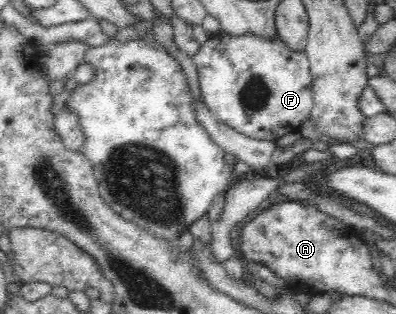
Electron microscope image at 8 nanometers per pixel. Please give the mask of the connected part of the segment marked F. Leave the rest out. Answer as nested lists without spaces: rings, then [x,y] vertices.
[[[221,29],[215,34],[212,34],[205,43],[202,43],[200,50],[191,58],[197,67],[199,86],[202,91],[203,101],[208,106],[210,113],[215,118],[218,118],[220,123],[230,126],[238,133],[246,137],[264,140],[275,141],[279,140],[284,135],[293,134],[300,131],[300,126],[303,121],[309,117],[309,113],[313,108],[313,77],[311,76],[311,69],[307,54],[303,52],[294,52],[283,44],[282,39],[278,40],[264,40],[259,36],[229,36]]]

